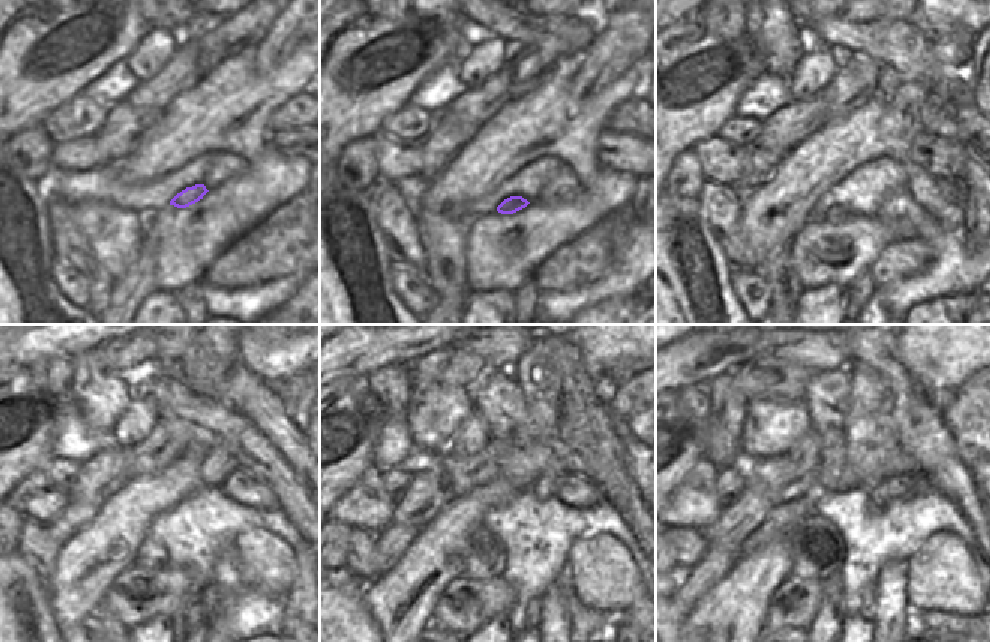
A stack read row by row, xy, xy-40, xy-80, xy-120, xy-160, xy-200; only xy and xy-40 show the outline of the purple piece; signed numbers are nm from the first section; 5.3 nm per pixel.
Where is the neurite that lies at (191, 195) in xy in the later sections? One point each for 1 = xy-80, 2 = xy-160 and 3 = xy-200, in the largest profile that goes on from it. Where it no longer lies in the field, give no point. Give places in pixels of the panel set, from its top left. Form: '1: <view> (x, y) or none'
1: xy-80 (835, 213)
2: xy-160 (486, 558)
3: xy-200 (817, 549)

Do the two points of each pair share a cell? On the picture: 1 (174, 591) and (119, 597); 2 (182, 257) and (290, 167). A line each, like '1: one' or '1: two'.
1: one
2: one

